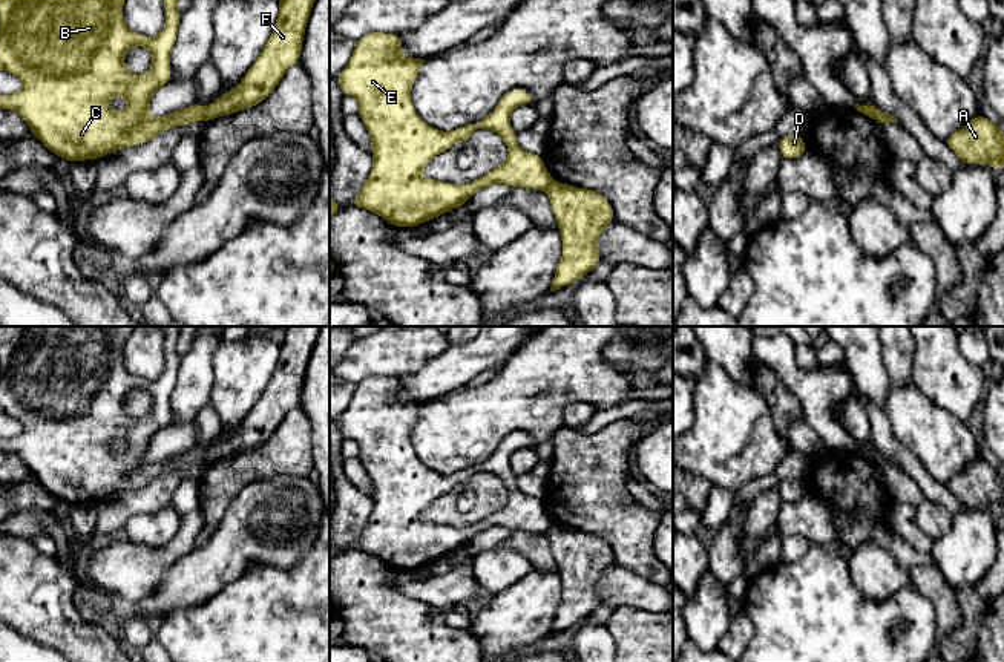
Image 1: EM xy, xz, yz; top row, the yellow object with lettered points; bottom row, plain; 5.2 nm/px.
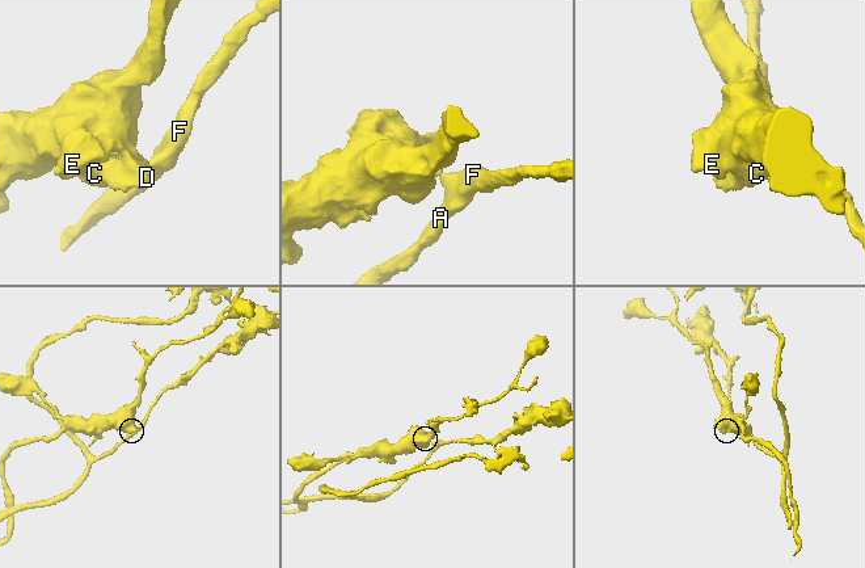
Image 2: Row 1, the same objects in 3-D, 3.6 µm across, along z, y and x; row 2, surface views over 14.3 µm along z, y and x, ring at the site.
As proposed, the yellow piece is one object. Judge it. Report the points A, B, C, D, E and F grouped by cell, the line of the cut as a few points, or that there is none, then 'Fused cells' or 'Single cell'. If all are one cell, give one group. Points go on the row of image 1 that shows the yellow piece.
Groups: A F / B C D E. Split along xy (206, 108), (203, 120). Fused cells

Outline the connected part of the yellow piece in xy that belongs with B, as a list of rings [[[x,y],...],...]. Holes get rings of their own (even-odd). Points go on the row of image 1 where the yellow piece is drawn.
[[[0,0],[0,70],[17,75],[23,89],[14,95],[0,95],[0,107],[15,110],[54,155],[69,162],[95,159],[124,149],[141,146],[161,132],[187,123],[204,121],[205,107],[192,104],[185,109],[149,118],[155,90],[172,80],[170,54],[178,35],[181,9],[178,0],[164,0],[166,25],[158,37],[146,37],[124,25],[124,0]],[[133,46],[144,46],[152,54],[152,67],[144,75],[133,75],[124,67],[124,55]],[[121,95],[127,101],[123,112],[113,112],[109,101]]]

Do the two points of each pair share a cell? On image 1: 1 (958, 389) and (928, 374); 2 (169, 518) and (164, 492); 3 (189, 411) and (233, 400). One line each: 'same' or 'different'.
1: same
2: different
3: different

